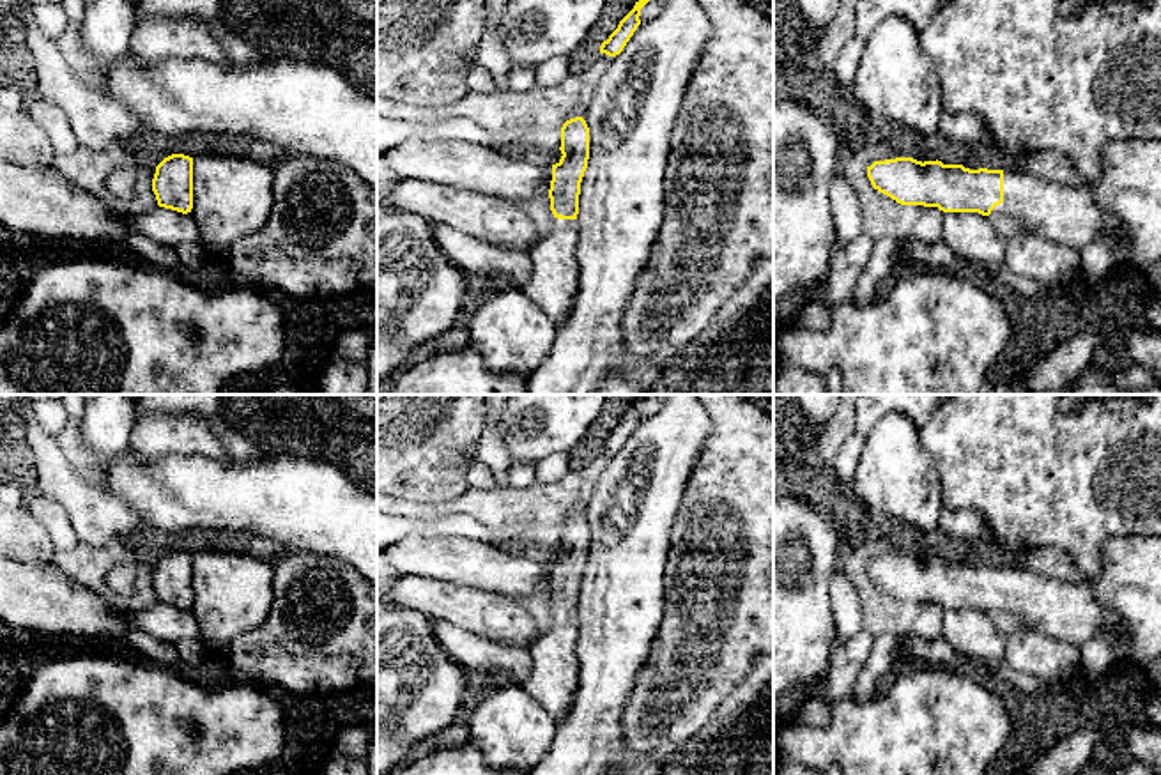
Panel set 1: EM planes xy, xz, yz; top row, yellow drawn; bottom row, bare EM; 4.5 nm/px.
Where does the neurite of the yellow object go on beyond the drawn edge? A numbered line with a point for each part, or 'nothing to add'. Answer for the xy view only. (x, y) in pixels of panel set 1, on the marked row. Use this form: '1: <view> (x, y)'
nothing to add

